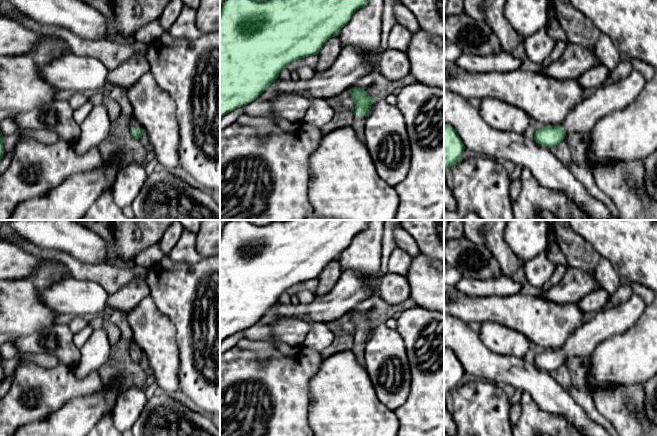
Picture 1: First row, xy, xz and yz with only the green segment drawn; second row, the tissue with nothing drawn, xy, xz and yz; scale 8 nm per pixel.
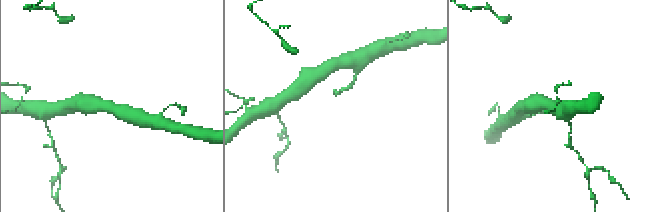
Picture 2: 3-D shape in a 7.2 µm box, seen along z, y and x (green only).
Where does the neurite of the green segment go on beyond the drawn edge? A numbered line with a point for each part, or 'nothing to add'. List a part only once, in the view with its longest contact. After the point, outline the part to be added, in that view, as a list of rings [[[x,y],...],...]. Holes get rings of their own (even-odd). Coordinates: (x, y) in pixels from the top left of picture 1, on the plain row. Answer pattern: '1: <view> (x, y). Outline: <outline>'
1: xy (134, 348). Outline: [[[133,340],[130,343],[130,350],[129,350],[129,354],[136,354],[142,352],[140,347],[137,345],[137,343],[135,343]]]

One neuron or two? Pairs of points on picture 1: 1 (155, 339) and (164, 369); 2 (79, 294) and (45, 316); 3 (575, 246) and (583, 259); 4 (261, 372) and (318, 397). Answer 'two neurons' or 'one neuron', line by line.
1: one neuron
2: two neurons
3: one neuron
4: two neurons

